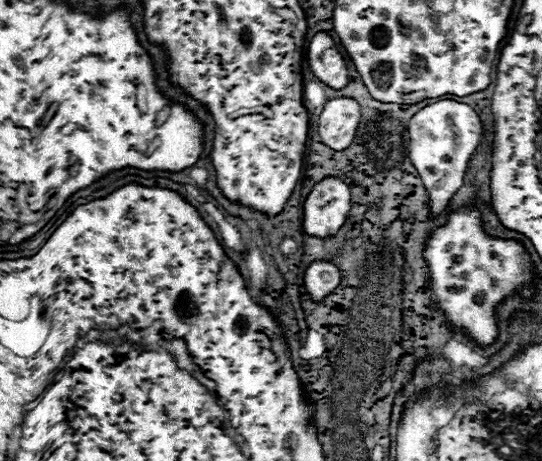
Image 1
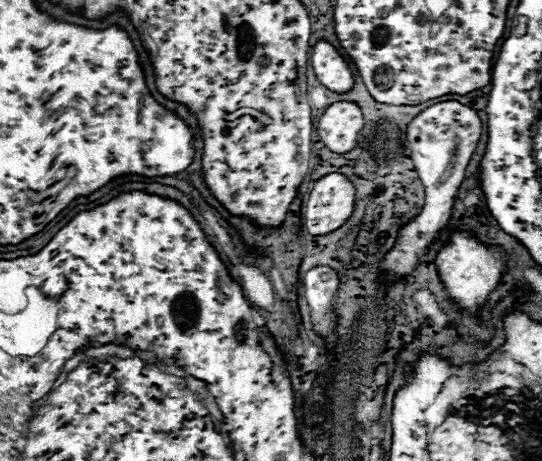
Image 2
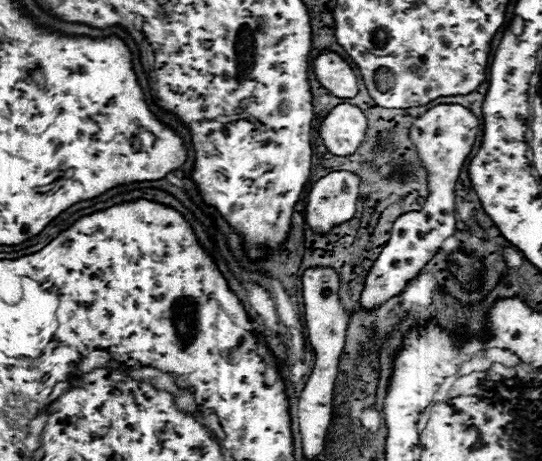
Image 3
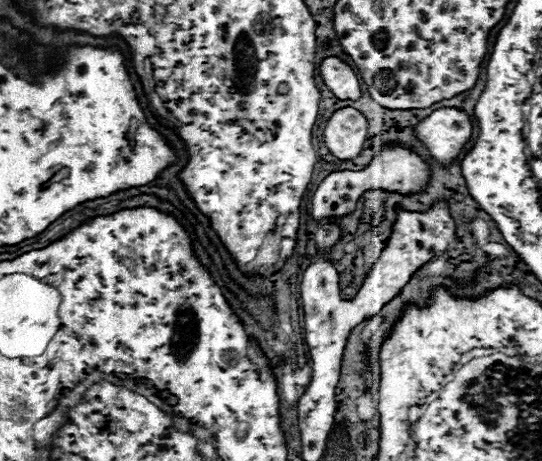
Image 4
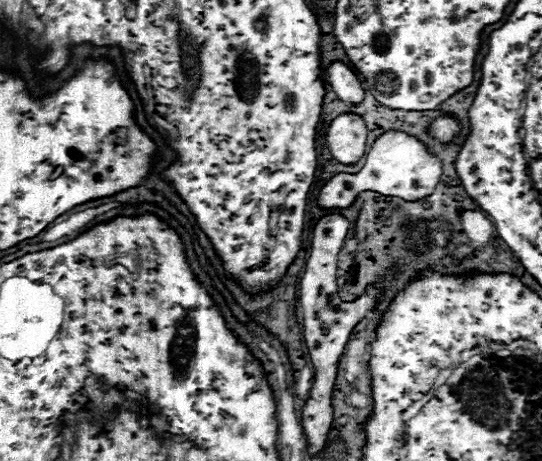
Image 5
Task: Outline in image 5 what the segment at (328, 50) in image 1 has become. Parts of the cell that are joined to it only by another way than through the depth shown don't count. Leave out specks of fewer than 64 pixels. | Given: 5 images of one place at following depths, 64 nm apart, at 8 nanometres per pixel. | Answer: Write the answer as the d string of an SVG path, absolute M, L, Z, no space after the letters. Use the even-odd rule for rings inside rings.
M332 62L326 68L326 80L332 88L332 92L338 96L338 100L348 104L360 104L364 98L364 90L360 86L358 76L342 62Z

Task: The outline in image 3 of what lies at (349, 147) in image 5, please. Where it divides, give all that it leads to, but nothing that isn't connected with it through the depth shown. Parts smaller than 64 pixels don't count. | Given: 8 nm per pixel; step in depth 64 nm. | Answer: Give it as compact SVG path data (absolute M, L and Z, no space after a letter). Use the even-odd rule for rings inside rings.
M338 104L322 120L320 136L328 152L336 156L348 156L360 146L366 126L366 116L358 106Z

